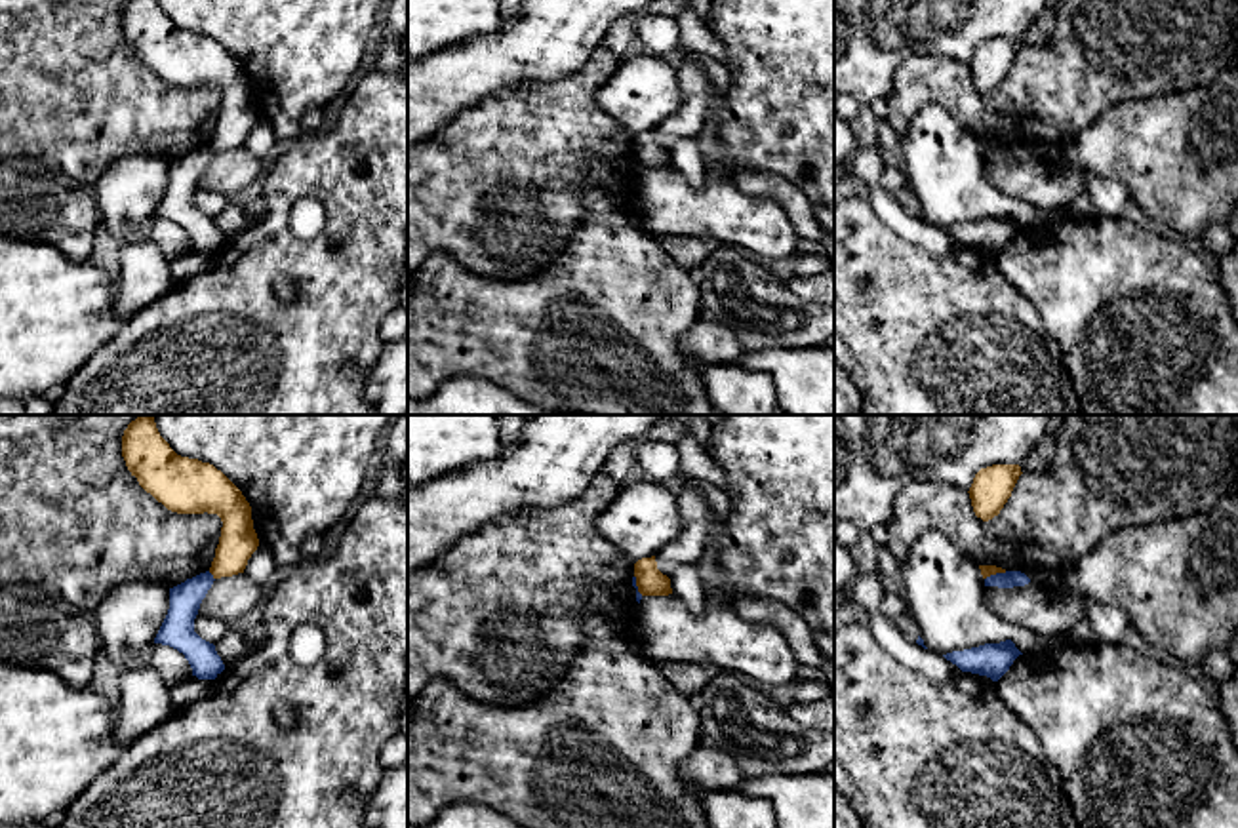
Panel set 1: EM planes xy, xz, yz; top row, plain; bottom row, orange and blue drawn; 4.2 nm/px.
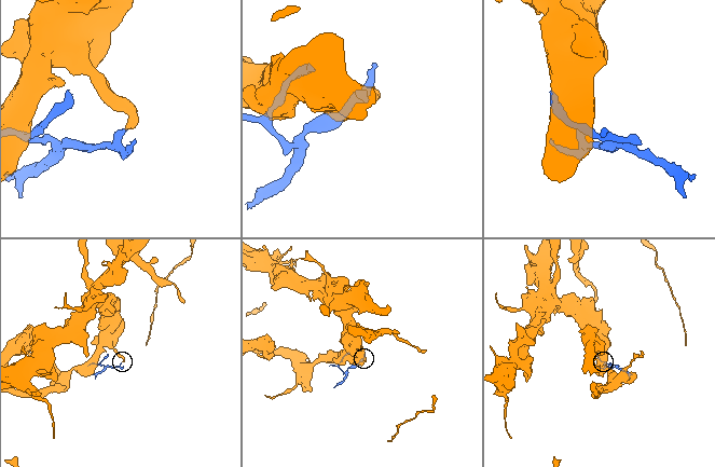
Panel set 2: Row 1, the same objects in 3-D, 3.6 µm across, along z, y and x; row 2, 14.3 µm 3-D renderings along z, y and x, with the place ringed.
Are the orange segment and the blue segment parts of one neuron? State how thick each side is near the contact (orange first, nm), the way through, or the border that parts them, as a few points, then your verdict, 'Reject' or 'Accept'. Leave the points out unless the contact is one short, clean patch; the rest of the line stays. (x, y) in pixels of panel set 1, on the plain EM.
Thickness 50 nm (orange) against 70 nm. Boundary: yz (1006, 145), (997, 145), (985, 153). Reject

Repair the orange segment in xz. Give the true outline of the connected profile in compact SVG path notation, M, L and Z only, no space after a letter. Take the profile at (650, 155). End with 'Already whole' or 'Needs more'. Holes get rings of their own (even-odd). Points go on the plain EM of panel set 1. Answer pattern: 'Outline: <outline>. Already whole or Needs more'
Outline: M655 129L642 131L634 137L634 150L642 169L672 168L670 152L657 143Z. Already whole

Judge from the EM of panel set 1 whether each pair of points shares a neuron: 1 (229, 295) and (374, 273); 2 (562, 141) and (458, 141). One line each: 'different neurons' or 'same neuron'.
1: same neuron
2: same neuron

